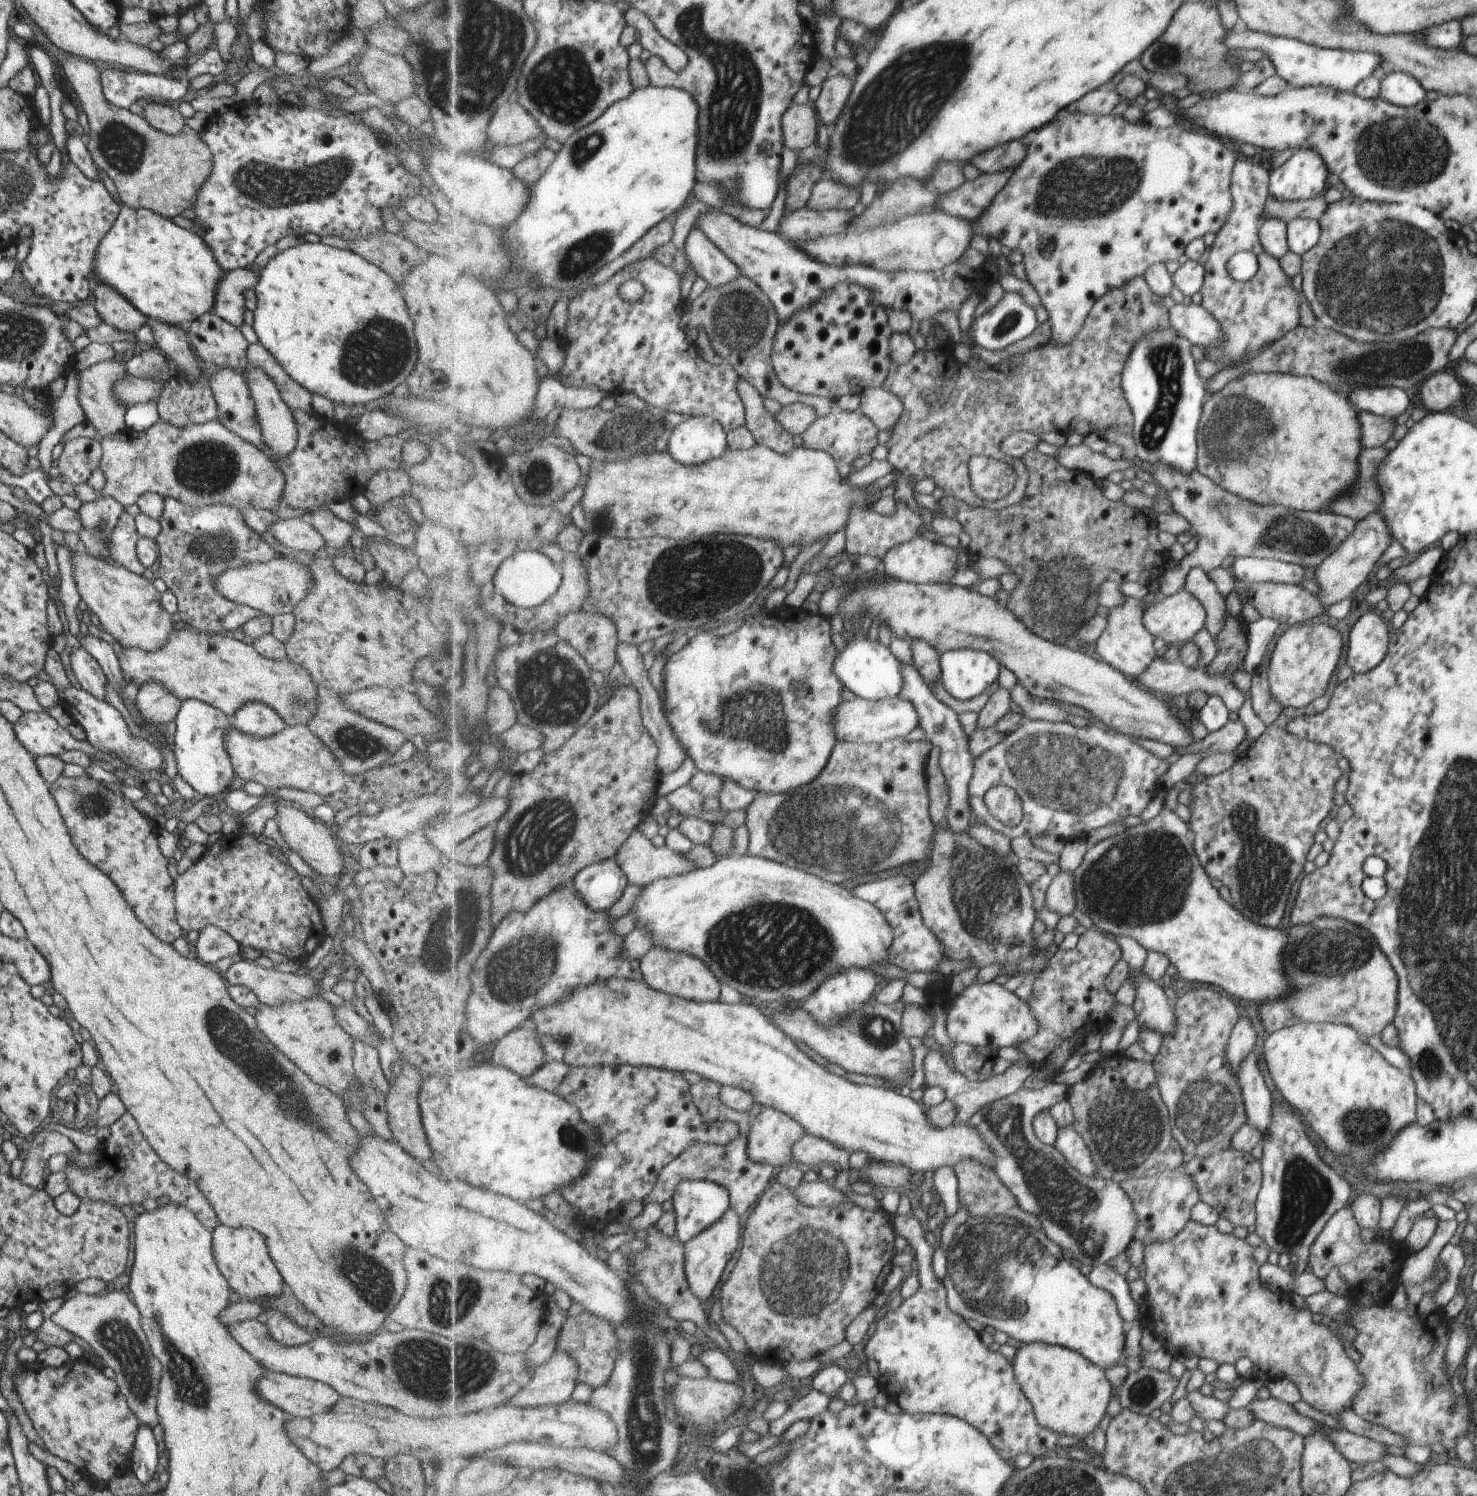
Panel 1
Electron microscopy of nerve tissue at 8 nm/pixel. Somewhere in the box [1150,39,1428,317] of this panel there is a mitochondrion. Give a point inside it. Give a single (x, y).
(1165, 57)

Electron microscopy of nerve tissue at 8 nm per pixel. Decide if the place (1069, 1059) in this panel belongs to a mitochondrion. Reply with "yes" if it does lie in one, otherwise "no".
no

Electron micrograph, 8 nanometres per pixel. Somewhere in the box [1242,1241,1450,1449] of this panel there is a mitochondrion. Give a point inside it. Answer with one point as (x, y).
(1398, 1394)

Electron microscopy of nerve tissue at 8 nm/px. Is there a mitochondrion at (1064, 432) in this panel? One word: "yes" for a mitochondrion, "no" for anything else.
no

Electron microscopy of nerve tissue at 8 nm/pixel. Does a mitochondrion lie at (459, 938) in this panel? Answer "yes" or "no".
yes

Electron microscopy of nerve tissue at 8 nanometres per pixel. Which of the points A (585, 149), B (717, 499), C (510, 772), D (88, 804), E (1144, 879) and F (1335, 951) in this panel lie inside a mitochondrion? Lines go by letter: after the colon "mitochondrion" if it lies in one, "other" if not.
A: mitochondrion
B: other
C: other
D: mitochondrion
E: mitochondrion
F: mitochondrion

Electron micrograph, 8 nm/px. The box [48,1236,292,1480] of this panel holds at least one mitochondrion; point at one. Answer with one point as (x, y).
(122, 1341)

